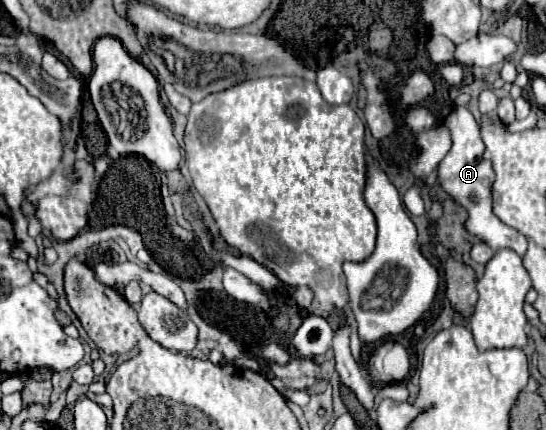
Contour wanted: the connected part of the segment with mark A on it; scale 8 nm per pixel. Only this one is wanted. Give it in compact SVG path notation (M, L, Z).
M457 106L447 118L445 118L445 126L451 130L451 140L453 146L447 152L447 156L441 160L439 164L439 184L449 192L449 196L453 196L453 200L457 200L461 206L467 208L469 218L465 222L467 230L473 232L475 236L479 236L483 242L487 242L493 250L499 248L511 248L515 250L519 256L525 254L527 250L527 240L523 234L519 234L517 230L513 230L511 226L503 224L493 212L491 212L491 184L493 184L493 168L491 162L487 162L483 158L483 150L485 144L481 140L481 130L477 120L473 118L473 114L467 108Z

